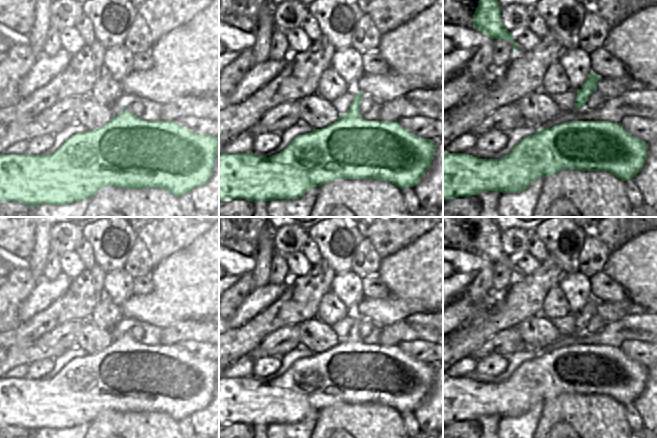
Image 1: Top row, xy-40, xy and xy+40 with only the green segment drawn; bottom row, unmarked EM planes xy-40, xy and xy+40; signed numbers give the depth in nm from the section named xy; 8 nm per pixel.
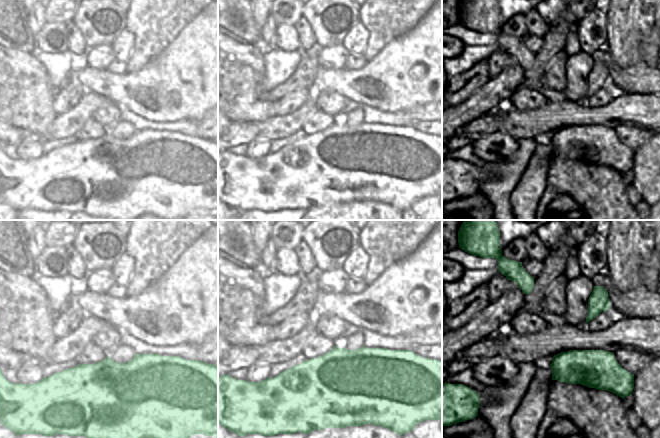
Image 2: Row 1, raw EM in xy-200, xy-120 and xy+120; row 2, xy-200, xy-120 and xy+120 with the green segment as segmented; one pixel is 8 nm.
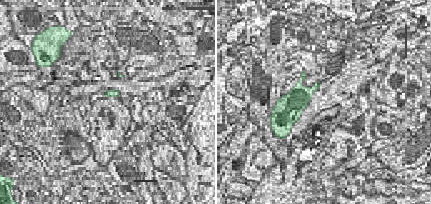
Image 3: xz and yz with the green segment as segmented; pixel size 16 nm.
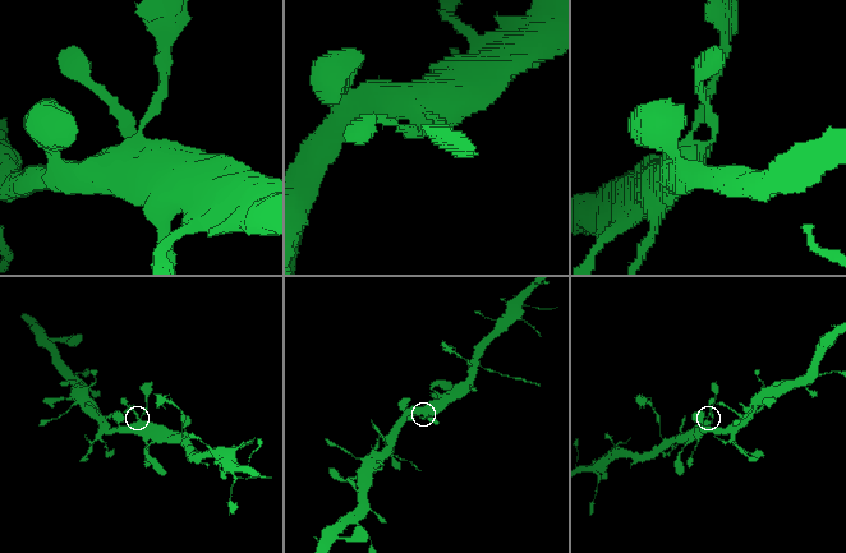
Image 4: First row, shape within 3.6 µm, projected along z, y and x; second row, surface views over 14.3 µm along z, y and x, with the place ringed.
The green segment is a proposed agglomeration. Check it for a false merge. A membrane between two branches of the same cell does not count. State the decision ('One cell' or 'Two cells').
One cell.

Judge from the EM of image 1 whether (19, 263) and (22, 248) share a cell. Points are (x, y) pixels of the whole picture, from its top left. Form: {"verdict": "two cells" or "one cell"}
{"verdict": "two cells"}

